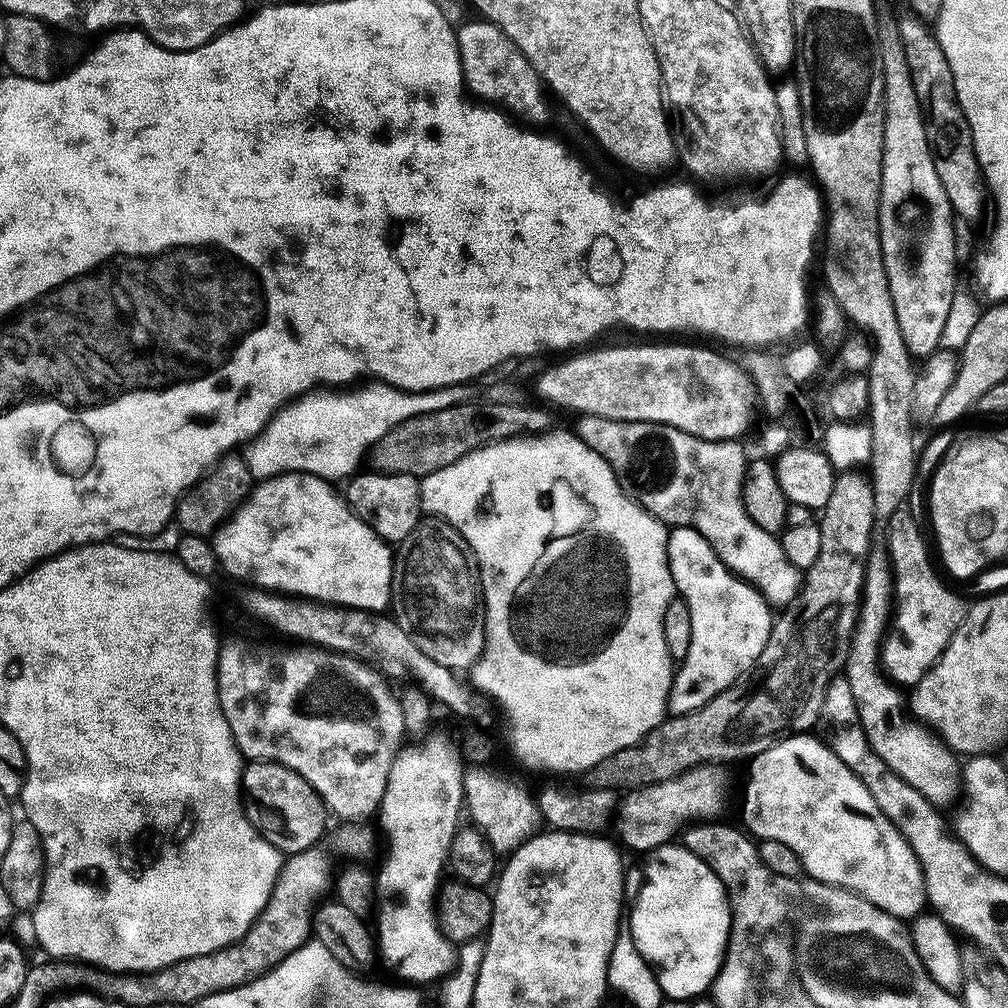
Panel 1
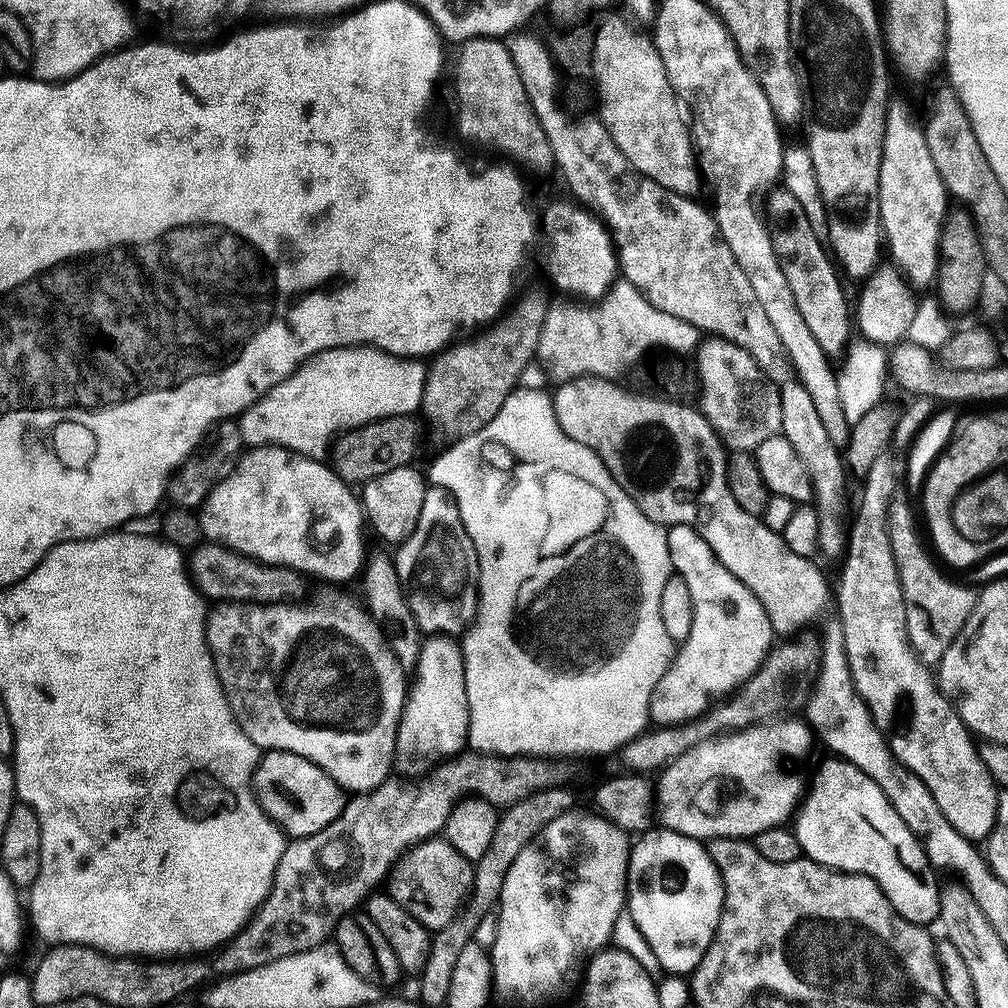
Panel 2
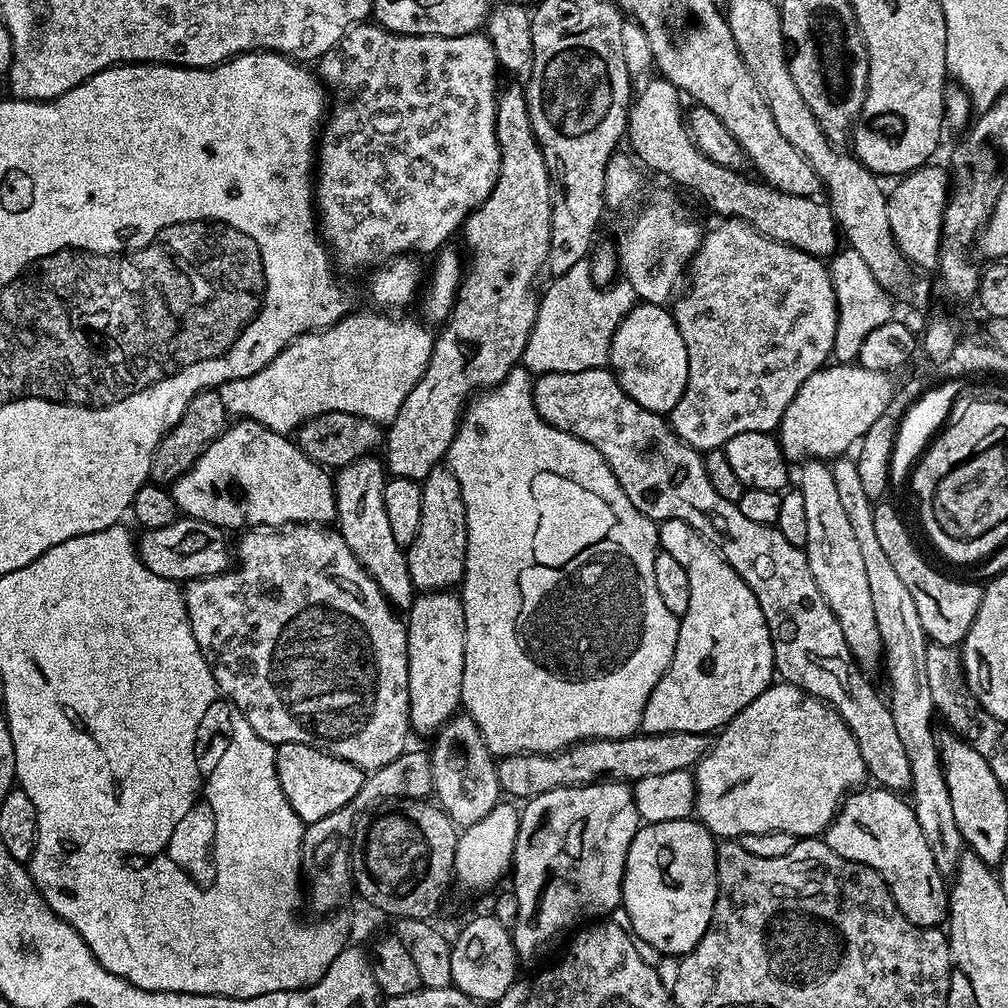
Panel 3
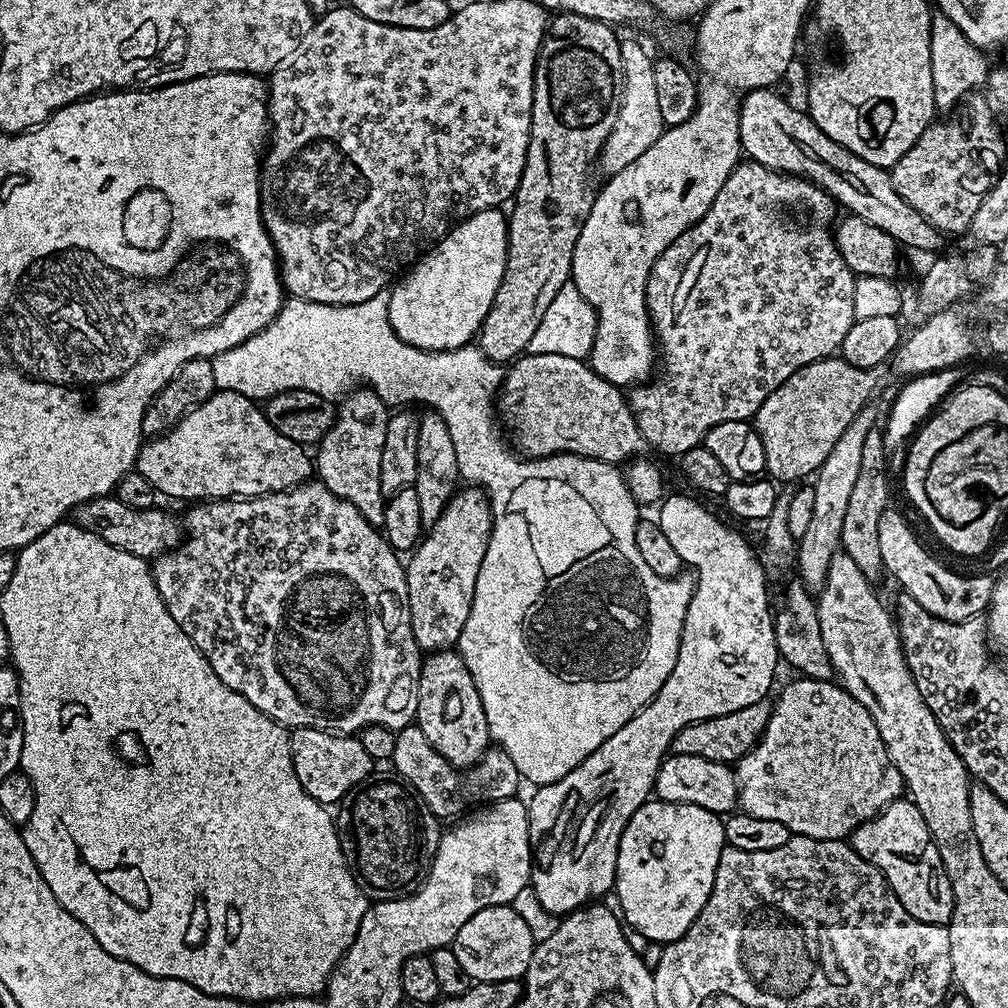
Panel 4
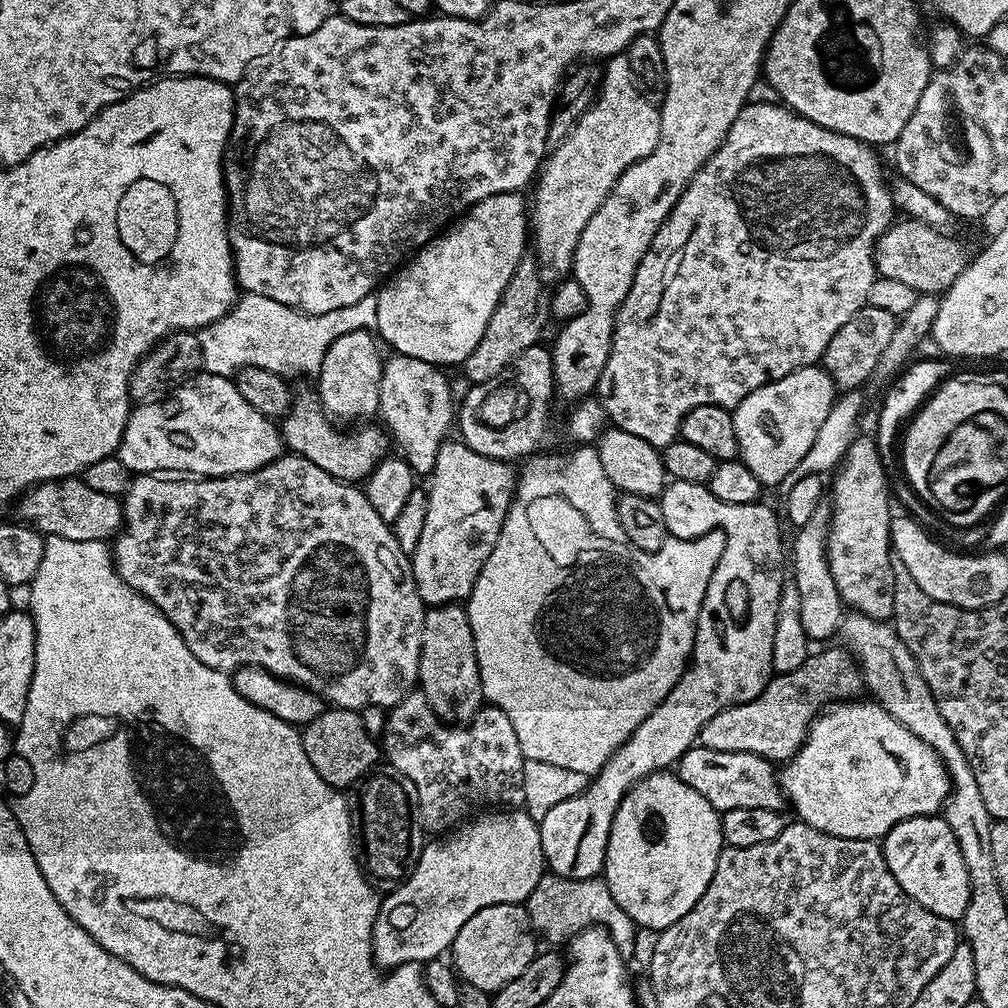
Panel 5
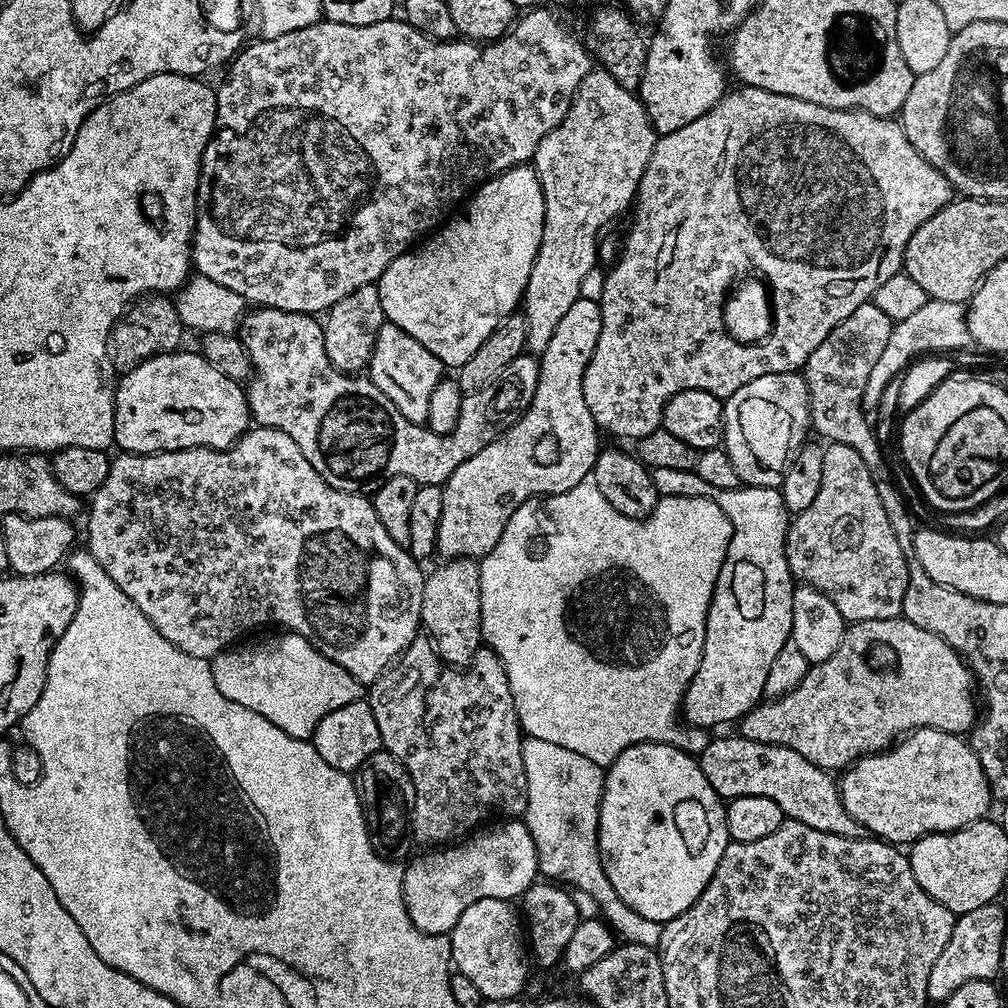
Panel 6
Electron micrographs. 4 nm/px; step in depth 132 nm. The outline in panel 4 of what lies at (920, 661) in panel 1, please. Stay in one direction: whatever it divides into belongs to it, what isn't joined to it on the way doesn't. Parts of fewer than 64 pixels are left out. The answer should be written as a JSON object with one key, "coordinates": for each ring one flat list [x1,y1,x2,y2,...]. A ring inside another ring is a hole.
{"coordinates":[[890,506,878,521,878,546,882,550,884,572,892,575,901,584,903,591,922,610,931,616,943,620,969,620,971,616,980,616,992,602,994,580,991,575,963,576,944,564,939,564,926,549,920,545,918,537,912,533,908,520,896,509]]}

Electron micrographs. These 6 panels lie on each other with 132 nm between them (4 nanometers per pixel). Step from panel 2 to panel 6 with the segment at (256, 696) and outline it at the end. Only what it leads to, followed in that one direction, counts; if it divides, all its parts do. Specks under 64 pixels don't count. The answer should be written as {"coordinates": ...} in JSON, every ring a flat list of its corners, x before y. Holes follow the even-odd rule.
{"coordinates":[[252,426,228,448,187,448,173,452,155,452,145,456,140,456,137,452,113,455,108,466,106,482,102,482,102,486,98,486,98,490,92,493,90,503,92,505,89,508,87,505,86,508,86,516,88,512,87,551,91,552,92,557,98,562,98,566,102,566,102,570,106,570,106,574,110,574,110,578,114,578,114,582,122,590,122,594,126,594,126,598,130,598,130,602,134,602,134,606,138,606,138,610,142,610,142,614,146,614,146,618,154,626,154,630,158,630,158,634,162,634,162,638,166,638,166,642,170,642,178,650,185,652,187,656,211,661,212,656,218,655,227,644,234,643,233,645,235,645,237,641,244,638,239,638,239,636,246,635,251,628,260,628,263,624,280,624,276,626,289,632,296,632,299,636,304,636,307,640,315,642,321,649,327,650,326,655,334,662,338,662,338,666,342,666,342,670,349,672,361,686,370,686,383,672,388,671,393,661,399,657,404,649,410,646,410,642,416,639,421,631,420,611,422,610,422,590,424,589,425,577,425,573,420,572,421,565,408,553,407,547,394,542,394,538,390,538,390,534,386,534,386,526,382,526,382,522,378,522,378,514,372,509,371,499,367,495,343,492,330,486,324,481,322,474,318,474,318,470,314,470,314,466,310,466,310,462,306,460,306,456,299,450,293,438,283,433,282,430]]}

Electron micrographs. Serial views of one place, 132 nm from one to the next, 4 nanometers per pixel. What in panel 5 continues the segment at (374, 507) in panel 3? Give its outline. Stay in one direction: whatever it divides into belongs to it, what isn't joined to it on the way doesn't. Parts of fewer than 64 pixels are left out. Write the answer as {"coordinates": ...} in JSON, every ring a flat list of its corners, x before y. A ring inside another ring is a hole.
{"coordinates":[[359,328,356,332,347,332,330,342,322,358,322,366,318,373,320,381,316,384,317,389,315,388,320,407,328,413,329,417,337,421,364,422,367,421,364,420,367,416,375,417,379,413,380,379,384,369,384,360,382,355,380,356,379,347,381,348,381,345,377,337,366,328]]}

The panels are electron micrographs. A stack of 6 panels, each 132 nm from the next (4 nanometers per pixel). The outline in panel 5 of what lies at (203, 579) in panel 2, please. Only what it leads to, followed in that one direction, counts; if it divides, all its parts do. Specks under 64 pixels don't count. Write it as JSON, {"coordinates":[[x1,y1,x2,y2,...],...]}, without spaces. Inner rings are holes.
{"coordinates":[[82,478,43,480,15,501,14,509,23,523,45,537,57,536,70,542,111,541,124,523,124,505,110,494,90,490]]}

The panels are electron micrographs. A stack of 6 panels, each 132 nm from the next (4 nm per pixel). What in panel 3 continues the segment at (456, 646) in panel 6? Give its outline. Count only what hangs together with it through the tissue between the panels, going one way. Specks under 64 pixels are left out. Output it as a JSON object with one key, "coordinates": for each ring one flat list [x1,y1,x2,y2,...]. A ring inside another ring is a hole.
{"coordinates":[[454,714,450,717,441,728,436,729,434,739,436,741,433,742,432,748,430,747,430,759,435,803,443,808,444,813,451,818,457,829,463,830,474,826,474,822,480,822,486,814,490,814,490,810,496,804,501,803,502,793,496,773,497,761,482,738,482,730,478,730,472,717,467,714]]}

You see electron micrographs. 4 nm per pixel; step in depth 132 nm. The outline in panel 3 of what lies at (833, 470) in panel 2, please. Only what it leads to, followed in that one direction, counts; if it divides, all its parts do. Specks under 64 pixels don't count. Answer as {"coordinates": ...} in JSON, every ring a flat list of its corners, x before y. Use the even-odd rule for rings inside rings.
{"coordinates":[[809,458,799,465,798,491,806,498,806,538,803,550,808,556,810,574,826,598,826,606,834,610,838,626,846,637,846,646,852,651,852,659,861,669,869,670,881,663,884,655,882,634,878,634,878,618,874,618,874,598,870,598,870,586,866,579,866,565,854,539,854,529,846,518,838,490,834,487,831,467,819,458]]}

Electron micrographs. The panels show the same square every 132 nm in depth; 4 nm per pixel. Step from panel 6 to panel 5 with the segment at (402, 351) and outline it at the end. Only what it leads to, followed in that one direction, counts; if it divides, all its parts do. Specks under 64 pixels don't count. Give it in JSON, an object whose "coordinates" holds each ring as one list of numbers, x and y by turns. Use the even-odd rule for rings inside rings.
{"coordinates":[[392,354,389,357,384,360,380,379,379,419,384,419,383,427,390,433,395,447,397,444,401,448,399,451,402,458,417,477,431,477,435,458,442,453,449,439,448,427,451,424,453,427,454,424,452,388,448,385,447,378,440,373,443,371,435,364,427,364,418,358,399,354]]}

